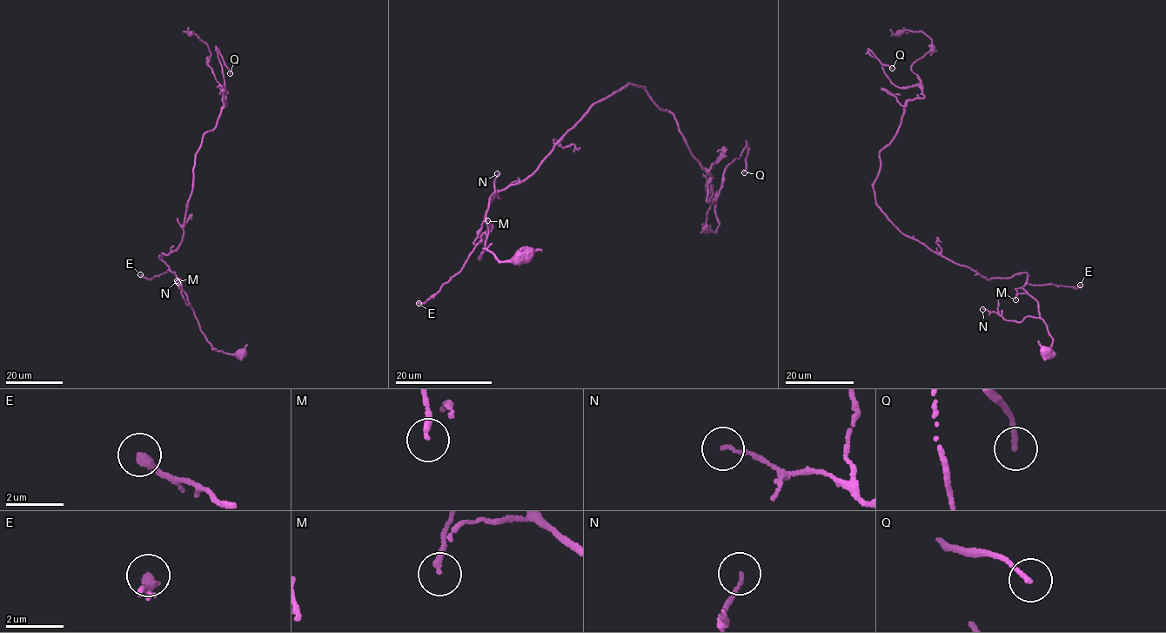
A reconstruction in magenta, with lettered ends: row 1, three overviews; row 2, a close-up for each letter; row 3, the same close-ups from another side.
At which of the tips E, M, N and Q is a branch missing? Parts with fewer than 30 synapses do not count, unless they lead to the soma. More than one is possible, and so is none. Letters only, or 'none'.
Q

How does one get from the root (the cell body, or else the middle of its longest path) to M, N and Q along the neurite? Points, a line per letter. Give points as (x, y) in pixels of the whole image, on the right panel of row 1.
M: (1047, 353), (1055, 354), (1048, 355), (1053, 340), (1040, 317), (1037, 301), (1021, 287), (1016, 289), (1015, 299)
N: (1047, 353), (1055, 354), (1048, 355), (1053, 340), (1041, 319), (1026, 316), (1021, 321), (1016, 322), (982, 309)
Q: (1047, 353), (1026, 273), (988, 279), (876, 204), (880, 151), (924, 97), (868, 50), (892, 68)

